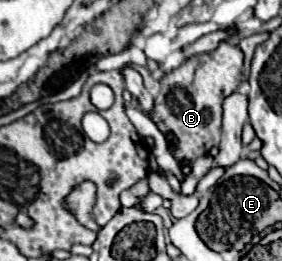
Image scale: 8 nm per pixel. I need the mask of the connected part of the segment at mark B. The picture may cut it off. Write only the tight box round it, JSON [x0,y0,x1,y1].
[149,42,243,164]

